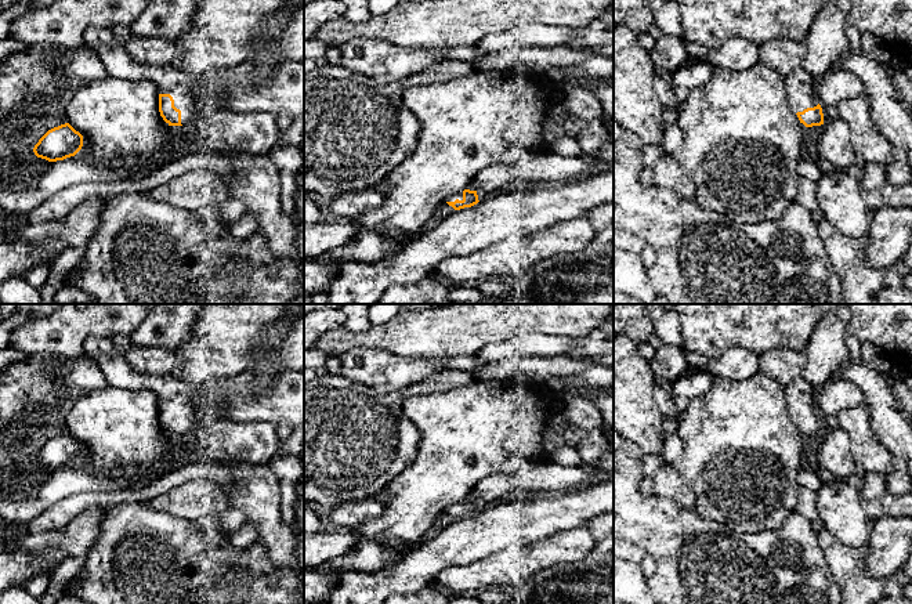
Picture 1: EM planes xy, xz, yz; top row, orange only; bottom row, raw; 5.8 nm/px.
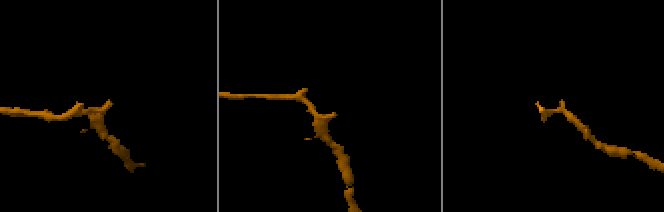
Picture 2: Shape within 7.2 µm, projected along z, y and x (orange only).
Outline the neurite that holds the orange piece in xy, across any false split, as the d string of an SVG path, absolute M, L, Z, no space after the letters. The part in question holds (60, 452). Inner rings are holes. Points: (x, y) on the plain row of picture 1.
M69 433L48 440L35 455L37 467L48 471L64 470L75 466L83 456L83 445Z

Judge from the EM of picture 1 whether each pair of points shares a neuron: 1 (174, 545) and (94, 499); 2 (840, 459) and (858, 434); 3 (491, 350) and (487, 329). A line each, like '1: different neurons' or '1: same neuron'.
1: different neurons
2: different neurons
3: different neurons

